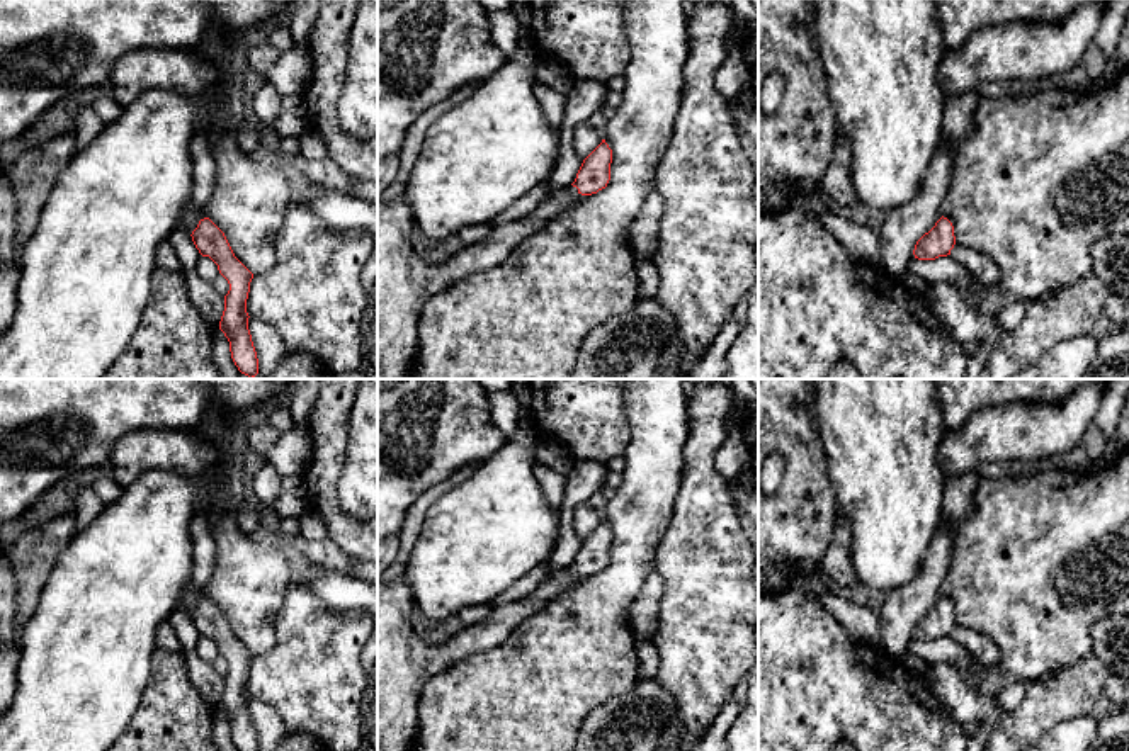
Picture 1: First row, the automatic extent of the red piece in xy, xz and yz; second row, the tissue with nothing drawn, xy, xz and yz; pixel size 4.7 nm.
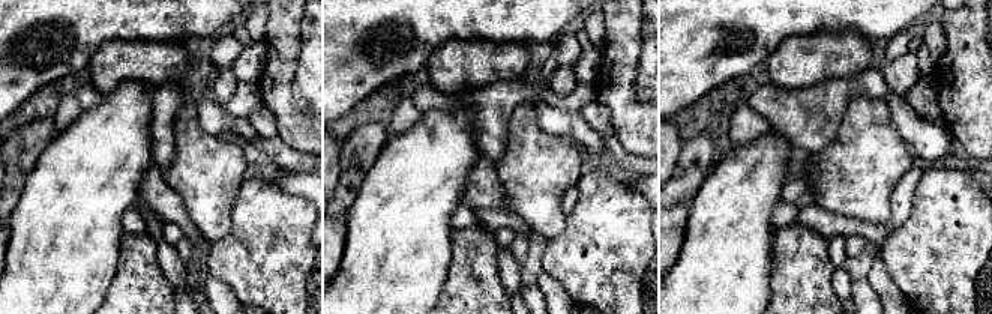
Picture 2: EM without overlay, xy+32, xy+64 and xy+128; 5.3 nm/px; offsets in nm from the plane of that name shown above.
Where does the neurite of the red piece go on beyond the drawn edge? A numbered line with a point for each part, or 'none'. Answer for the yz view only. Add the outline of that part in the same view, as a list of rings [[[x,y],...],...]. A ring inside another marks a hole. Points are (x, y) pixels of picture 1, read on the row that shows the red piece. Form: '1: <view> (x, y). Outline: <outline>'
1: yz (980, 265). Outline: [[[959,243],[954,245],[949,255],[956,263],[964,267],[973,277],[990,289],[1000,287],[1000,270],[996,263],[984,253],[978,253]]]

